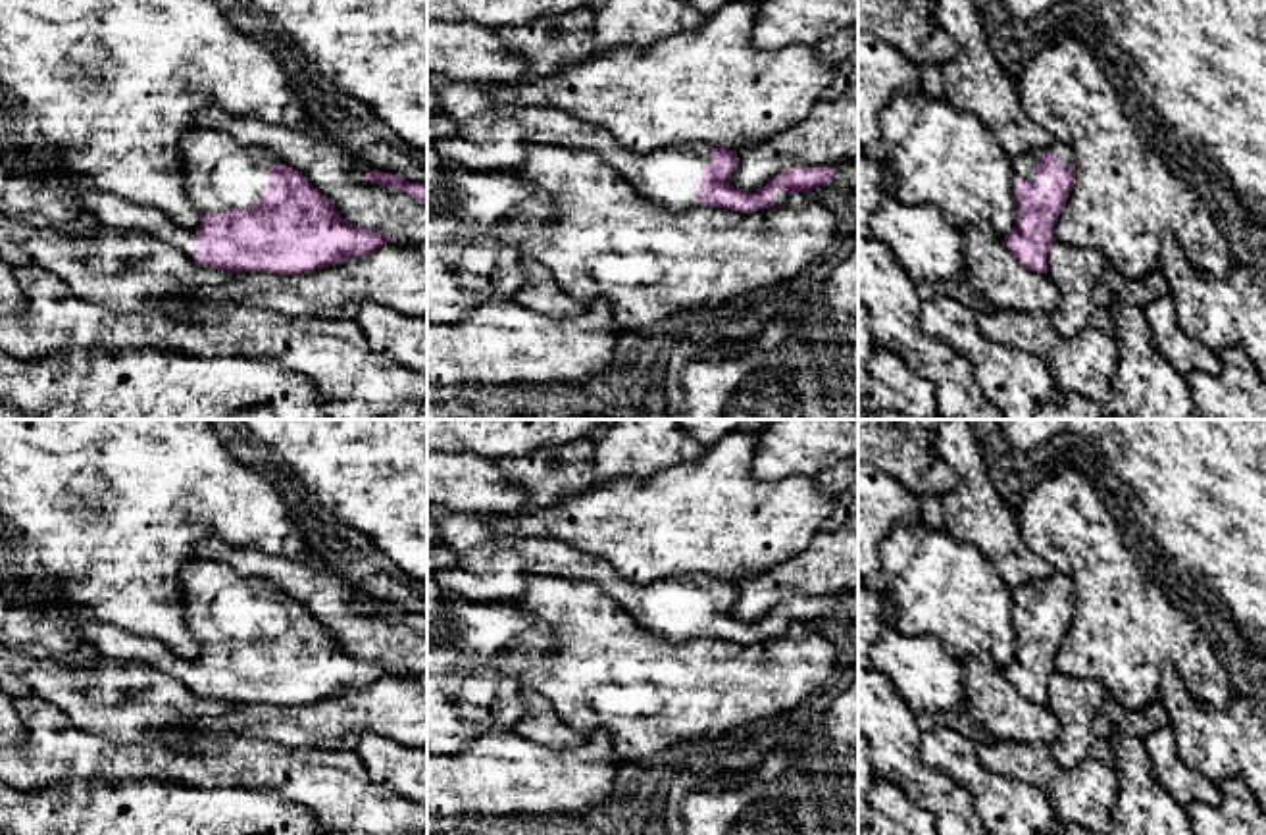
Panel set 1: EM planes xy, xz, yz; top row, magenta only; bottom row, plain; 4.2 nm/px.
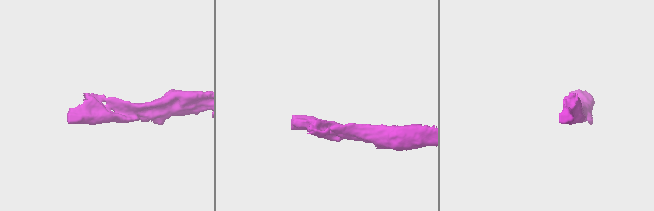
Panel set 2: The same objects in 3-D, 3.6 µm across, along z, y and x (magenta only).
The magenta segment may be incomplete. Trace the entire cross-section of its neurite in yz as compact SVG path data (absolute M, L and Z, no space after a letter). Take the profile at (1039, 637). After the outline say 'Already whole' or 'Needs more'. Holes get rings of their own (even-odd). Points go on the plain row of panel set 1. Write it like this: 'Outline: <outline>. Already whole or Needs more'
Outline: M1052 571L1043 581L1012 589L1012 602L1018 648L1004 668L1006 679L1027 700L1047 704L1047 687L1056 673L1054 656L1076 616L1072 581Z. Needs more

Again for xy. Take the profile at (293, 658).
Outline: M196 560L183 568L181 589L187 625L202 645L198 660L179 658L164 643L102 623L79 604L46 602L37 616L69 618L102 658L148 664L179 679L200 698L227 700L229 704L308 704L348 689L364 689L387 673L398 673L387 666L352 658L300 602L264 577L244 577L225 564Z. Needs more

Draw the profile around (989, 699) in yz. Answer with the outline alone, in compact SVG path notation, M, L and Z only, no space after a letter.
M977 654L960 662L964 714L987 727L999 741L1045 743L1058 737L1060 721L1049 704L1027 700L1006 679L991 656Z

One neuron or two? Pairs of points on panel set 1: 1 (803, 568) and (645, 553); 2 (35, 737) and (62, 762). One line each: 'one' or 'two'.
1: two
2: one

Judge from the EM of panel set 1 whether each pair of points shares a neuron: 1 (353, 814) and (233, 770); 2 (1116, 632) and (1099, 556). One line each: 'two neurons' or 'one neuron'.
1: one neuron
2: one neuron

